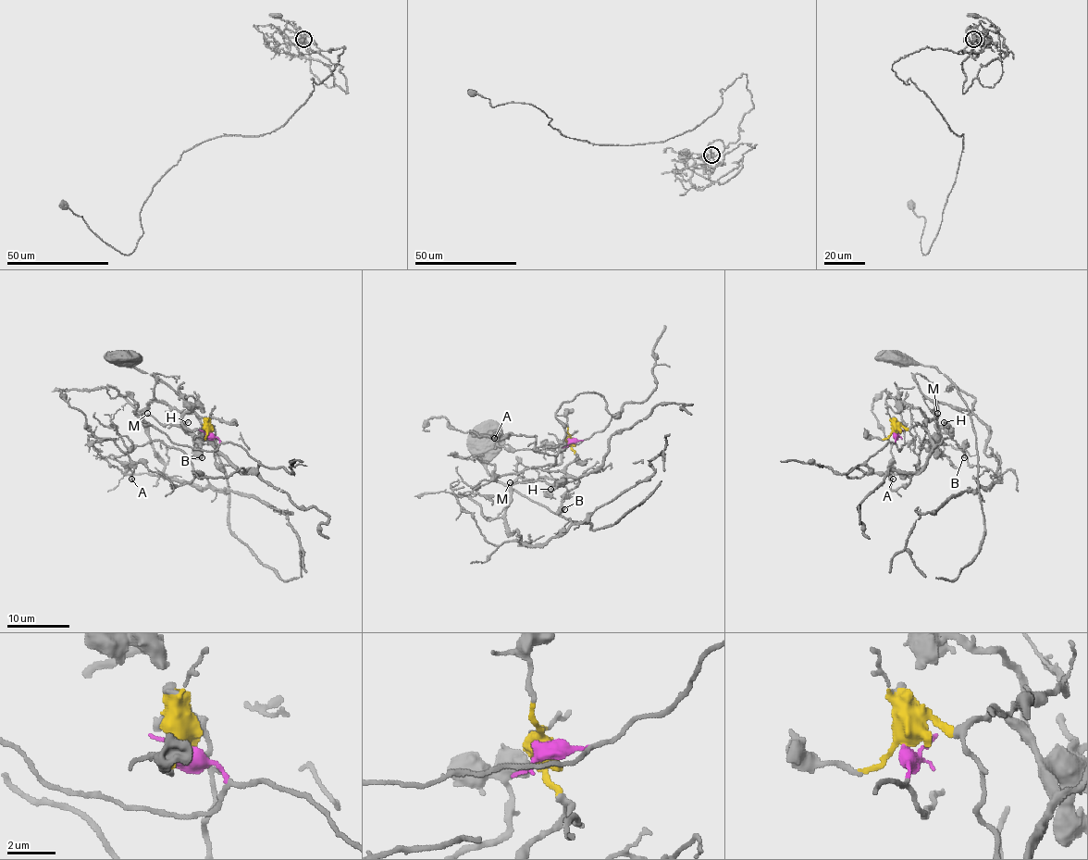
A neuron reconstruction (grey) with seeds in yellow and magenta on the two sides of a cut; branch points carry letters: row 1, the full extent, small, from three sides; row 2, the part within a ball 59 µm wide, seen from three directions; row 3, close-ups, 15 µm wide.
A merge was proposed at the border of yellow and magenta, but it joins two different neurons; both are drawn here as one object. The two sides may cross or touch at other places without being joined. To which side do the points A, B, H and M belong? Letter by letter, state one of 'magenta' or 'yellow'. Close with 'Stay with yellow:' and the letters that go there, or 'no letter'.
A: magenta
B: yellow
H: yellow
M: yellow
Stay with yellow: B, H, M

